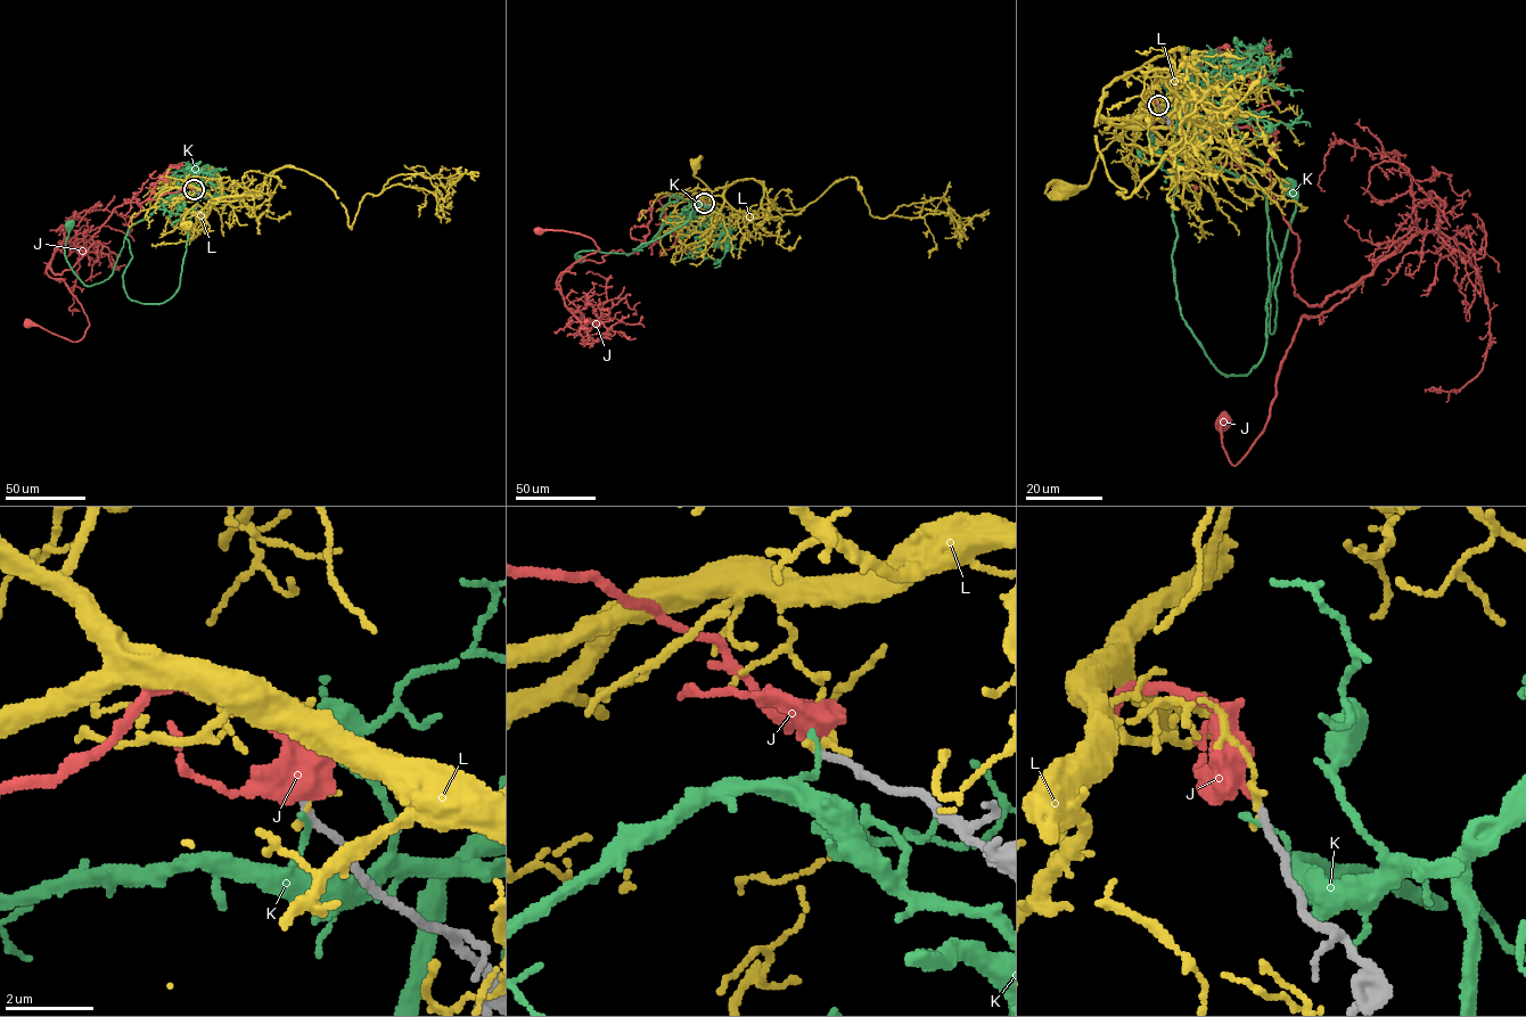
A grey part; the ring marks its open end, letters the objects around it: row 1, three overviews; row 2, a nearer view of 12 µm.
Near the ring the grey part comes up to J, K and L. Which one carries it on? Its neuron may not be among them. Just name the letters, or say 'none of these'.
J

